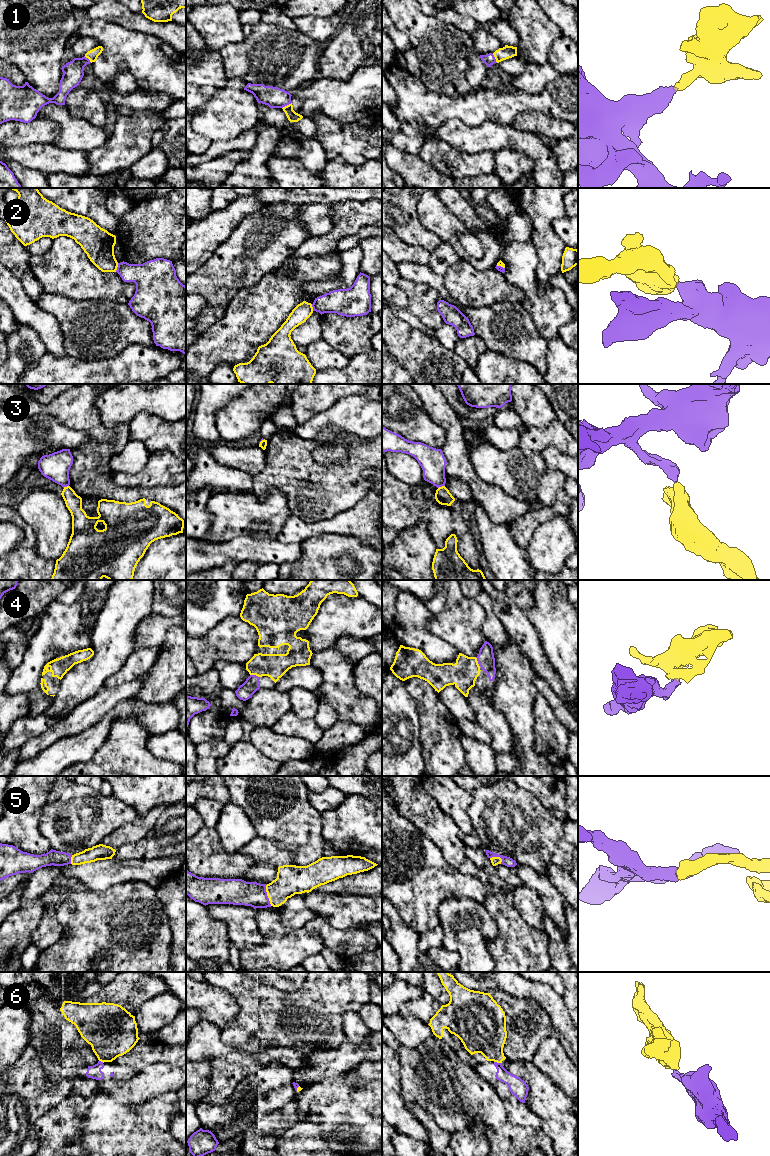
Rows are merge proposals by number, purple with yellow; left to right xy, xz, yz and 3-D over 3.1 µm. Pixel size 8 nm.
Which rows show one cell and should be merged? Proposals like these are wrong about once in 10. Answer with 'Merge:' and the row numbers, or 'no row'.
Merge: 1, 4, 5

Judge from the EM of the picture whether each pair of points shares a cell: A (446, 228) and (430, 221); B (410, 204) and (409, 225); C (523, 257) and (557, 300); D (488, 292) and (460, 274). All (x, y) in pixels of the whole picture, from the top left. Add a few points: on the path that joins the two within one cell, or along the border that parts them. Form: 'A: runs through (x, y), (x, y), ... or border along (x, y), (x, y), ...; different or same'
A: runs through (442, 224), (439, 221), (434, 221); same
B: runs through (409, 209), (407, 214), (408, 220); same
C: runs through (523, 272), (533, 294), (542, 299); same
D: runs through (481, 288), (474, 288), (467, 281); same

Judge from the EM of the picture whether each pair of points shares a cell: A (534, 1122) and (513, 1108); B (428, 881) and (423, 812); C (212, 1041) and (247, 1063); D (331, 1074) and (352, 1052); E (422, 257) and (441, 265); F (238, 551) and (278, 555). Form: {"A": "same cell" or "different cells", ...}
{"A": "same cell", "B": "different cells", "C": "same cell", "D": "same cell", "E": "different cells", "F": "same cell"}

